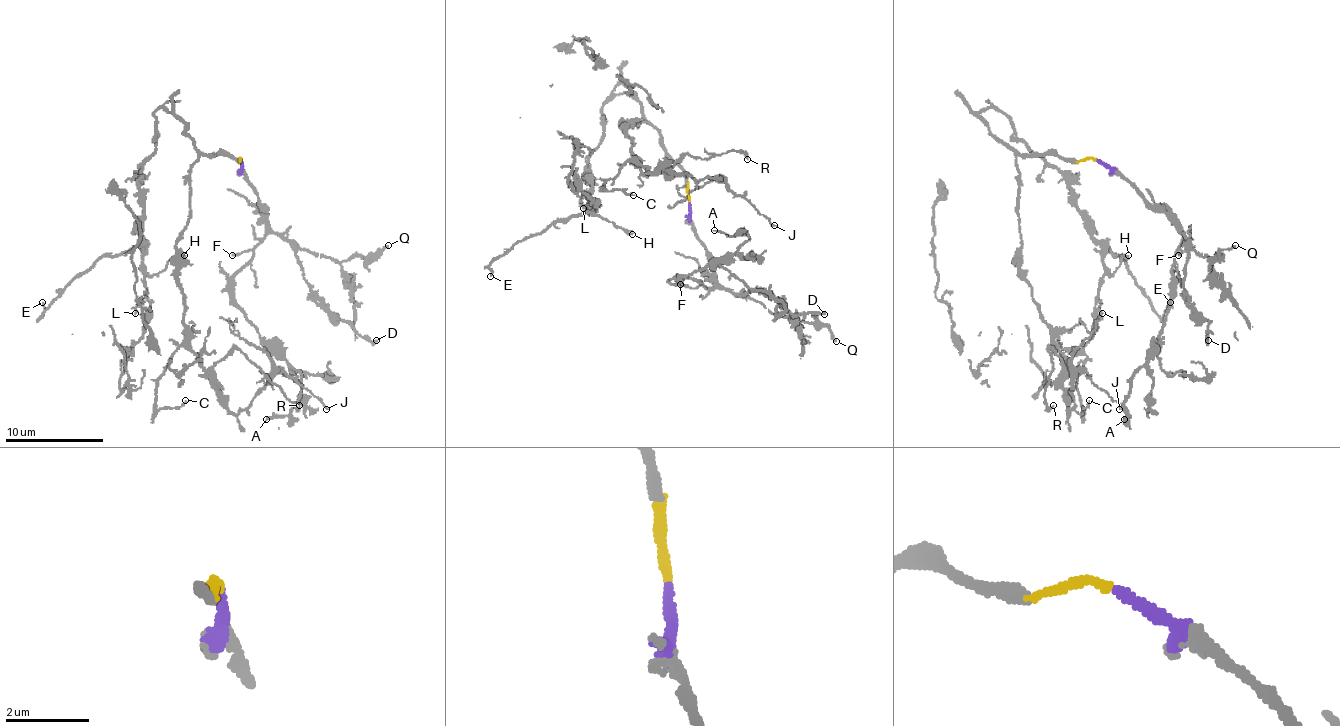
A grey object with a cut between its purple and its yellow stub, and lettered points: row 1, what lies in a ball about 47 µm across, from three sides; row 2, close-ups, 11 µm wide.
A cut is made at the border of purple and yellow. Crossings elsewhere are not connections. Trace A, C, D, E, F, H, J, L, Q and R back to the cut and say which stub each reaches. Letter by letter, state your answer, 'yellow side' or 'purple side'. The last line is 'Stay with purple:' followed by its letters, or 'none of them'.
A: purple side
C: yellow side
D: purple side
E: yellow side
F: purple side
H: yellow side
J: yellow side
L: yellow side
Q: purple side
R: yellow side
Stay with purple: A, D, F, Q

